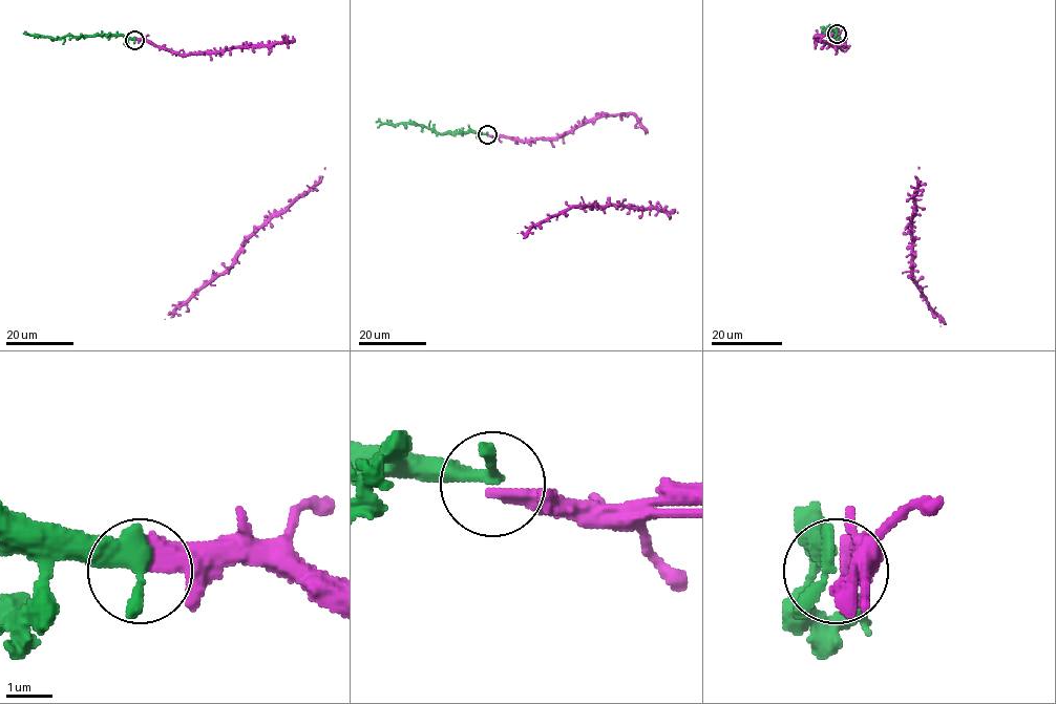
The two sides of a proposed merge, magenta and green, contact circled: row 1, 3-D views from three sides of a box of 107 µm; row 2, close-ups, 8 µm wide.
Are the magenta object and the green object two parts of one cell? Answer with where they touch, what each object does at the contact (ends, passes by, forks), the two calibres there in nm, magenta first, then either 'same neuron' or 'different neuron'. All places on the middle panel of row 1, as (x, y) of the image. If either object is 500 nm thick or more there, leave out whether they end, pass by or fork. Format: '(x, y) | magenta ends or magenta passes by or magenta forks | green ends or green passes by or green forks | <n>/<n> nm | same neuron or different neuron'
(487, 134) | magenta ends | green passes by | 440/360 nm | same neuron

